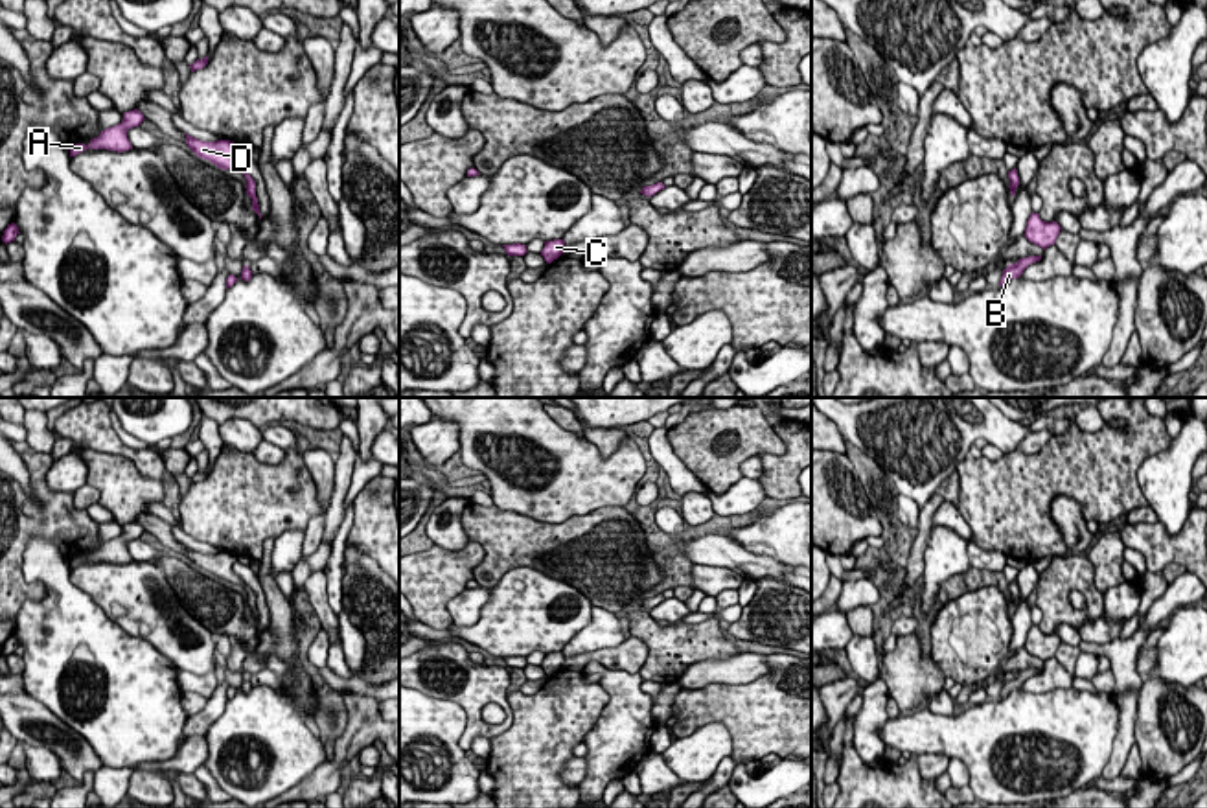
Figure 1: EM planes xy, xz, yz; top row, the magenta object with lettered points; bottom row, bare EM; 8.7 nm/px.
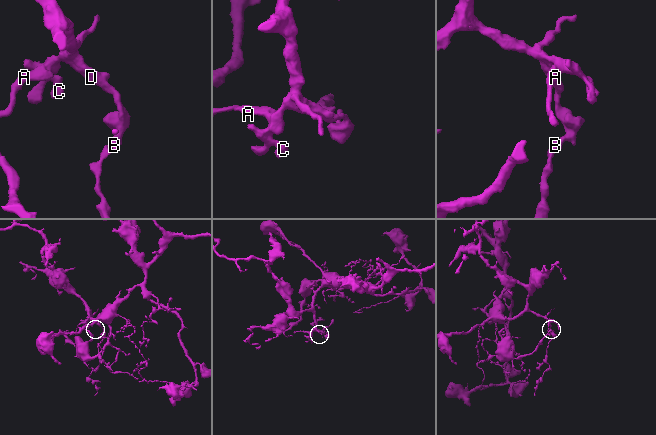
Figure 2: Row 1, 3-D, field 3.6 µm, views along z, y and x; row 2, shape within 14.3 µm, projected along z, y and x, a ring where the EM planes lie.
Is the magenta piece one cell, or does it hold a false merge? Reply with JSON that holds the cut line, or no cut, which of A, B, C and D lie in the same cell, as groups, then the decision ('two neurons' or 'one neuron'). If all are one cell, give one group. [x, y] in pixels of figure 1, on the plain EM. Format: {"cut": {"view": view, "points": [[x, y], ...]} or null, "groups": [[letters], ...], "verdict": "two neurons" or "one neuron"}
{"cut": {"view": "yz", "points": [[1009, 586], [1016, 588]]}, "groups": [["A", "C", "D"], ["B"]], "verdict": "two neurons"}

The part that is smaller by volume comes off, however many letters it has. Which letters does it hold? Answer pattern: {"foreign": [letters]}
{"foreign": ["B"]}

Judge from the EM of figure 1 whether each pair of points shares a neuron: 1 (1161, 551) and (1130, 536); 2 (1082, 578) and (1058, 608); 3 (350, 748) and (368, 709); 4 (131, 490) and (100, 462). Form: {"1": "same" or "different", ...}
{"1": "same", "2": "same", "3": "same", "4": "same"}

